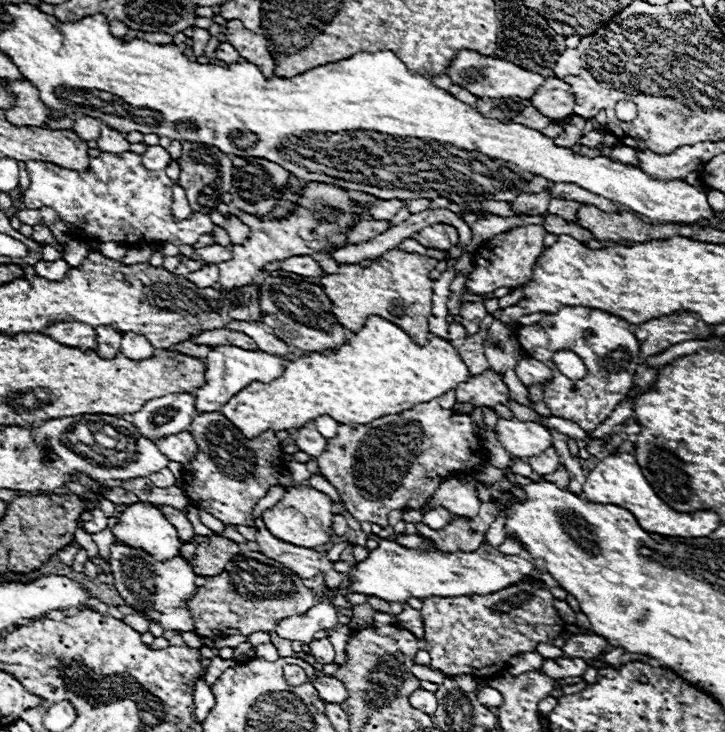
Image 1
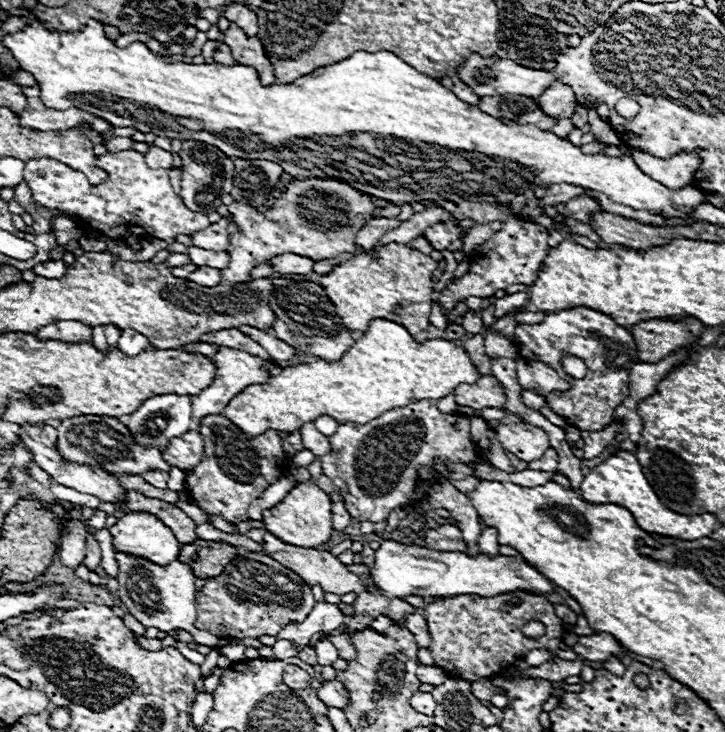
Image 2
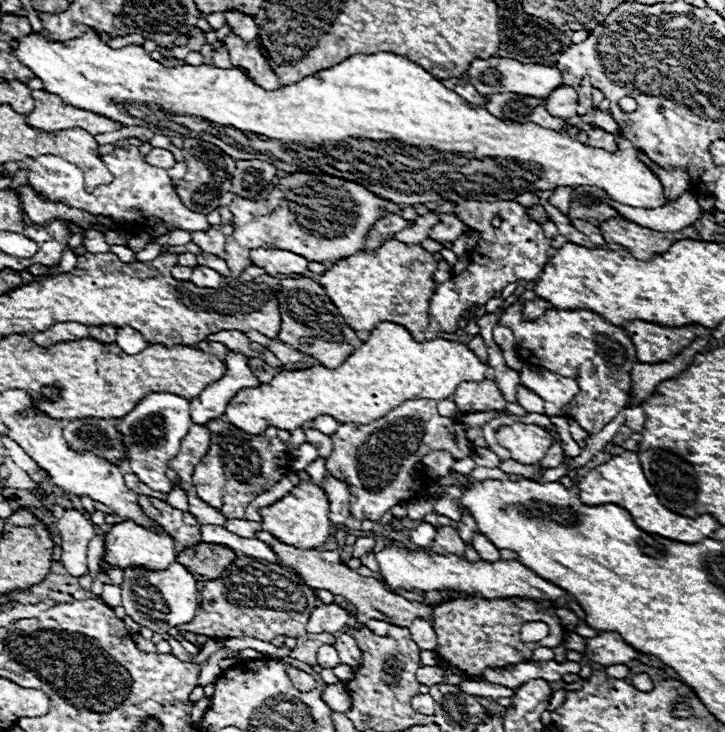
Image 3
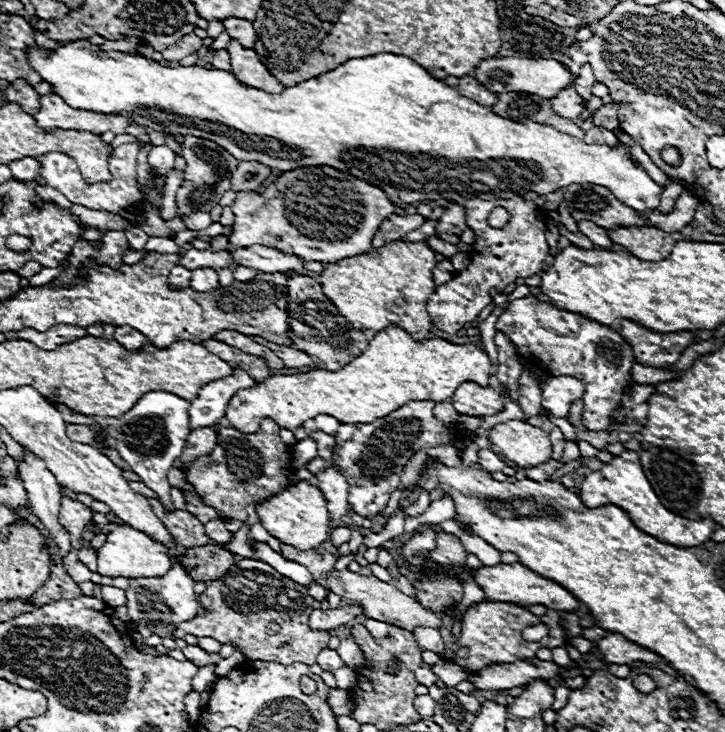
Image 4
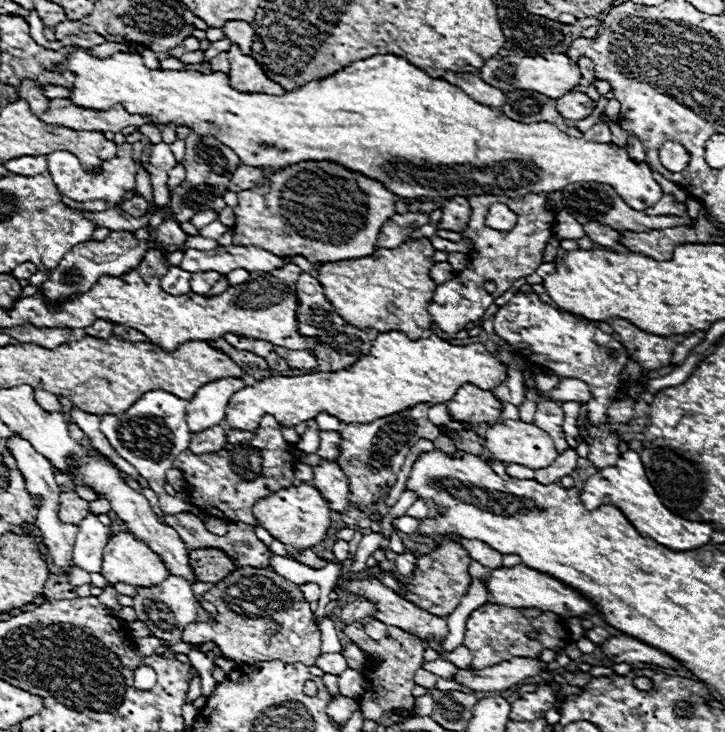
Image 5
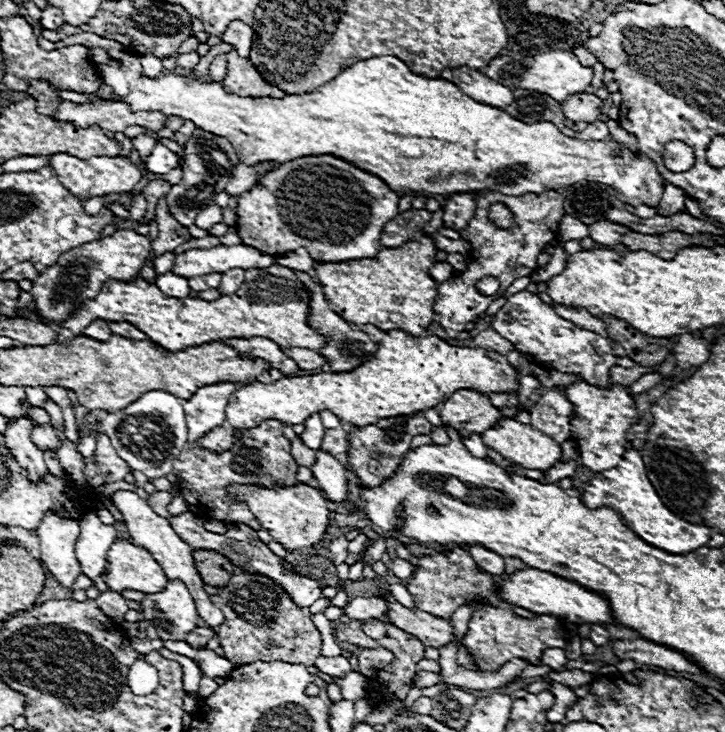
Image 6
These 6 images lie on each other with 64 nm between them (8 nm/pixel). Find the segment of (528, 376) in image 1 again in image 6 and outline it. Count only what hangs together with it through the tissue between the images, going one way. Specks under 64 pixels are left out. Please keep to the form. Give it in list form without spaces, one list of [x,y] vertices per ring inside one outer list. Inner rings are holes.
[[[586,382],[570,384],[566,388],[566,396],[568,400],[576,400],[574,402],[576,430],[572,430],[572,438],[578,444],[582,464],[592,472],[604,472],[608,468],[616,468],[616,464],[624,458],[624,452],[626,452],[624,444],[626,444],[628,428],[640,422],[636,402],[632,400],[632,396],[620,384],[614,384],[604,390],[598,386],[590,386]],[[592,400],[602,400],[602,422],[598,416],[598,402],[592,402]]]

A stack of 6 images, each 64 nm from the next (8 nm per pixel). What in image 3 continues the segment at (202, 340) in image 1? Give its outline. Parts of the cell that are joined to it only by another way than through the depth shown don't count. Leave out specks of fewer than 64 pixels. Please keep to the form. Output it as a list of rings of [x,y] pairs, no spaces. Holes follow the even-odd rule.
[[[220,330],[220,332],[212,334],[212,336],[208,336],[206,340],[220,342],[220,344],[228,346],[234,352],[242,352],[242,354],[252,356],[252,358],[262,358],[272,368],[280,368],[282,366],[282,362],[268,348],[264,348],[264,346],[260,346],[256,342],[250,342],[248,336],[244,332],[240,332],[240,330]]]

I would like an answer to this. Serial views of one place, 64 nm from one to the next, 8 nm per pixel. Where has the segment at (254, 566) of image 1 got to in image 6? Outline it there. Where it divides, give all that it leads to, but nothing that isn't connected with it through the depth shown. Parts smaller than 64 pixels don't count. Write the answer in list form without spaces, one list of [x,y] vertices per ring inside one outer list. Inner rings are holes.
[[[238,572],[232,576],[230,584],[220,588],[218,596],[212,596],[214,604],[224,612],[226,622],[216,628],[196,628],[186,636],[186,642],[196,648],[204,646],[208,638],[218,636],[220,646],[226,652],[226,658],[238,666],[250,664],[256,660],[262,662],[288,662],[288,664],[304,664],[314,666],[316,658],[322,650],[322,636],[316,630],[310,610],[296,608],[290,596],[266,576]]]

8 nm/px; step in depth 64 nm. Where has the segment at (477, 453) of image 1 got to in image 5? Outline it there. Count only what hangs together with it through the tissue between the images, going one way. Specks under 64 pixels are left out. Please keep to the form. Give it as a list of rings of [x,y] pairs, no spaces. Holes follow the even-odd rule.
[[[418,404],[416,408],[380,418],[370,424],[348,424],[340,432],[342,452],[336,462],[340,464],[340,468],[344,468],[344,474],[350,478],[350,492],[360,510],[368,510],[370,504],[378,504],[388,496],[390,488],[396,484],[396,474],[400,472],[404,458],[410,454],[408,444],[414,444],[418,438],[434,442],[440,428],[428,420],[428,408],[430,404]]]

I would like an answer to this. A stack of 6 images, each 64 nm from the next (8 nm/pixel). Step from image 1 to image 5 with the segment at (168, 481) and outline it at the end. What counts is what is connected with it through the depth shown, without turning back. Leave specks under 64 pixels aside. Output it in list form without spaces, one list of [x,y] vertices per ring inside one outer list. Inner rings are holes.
[[[150,390],[140,400],[136,400],[126,412],[116,414],[112,418],[108,418],[108,414],[102,416],[100,432],[108,438],[118,456],[130,462],[140,472],[140,476],[146,478],[150,488],[160,496],[160,508],[164,514],[188,510],[188,502],[184,498],[168,496],[164,492],[166,470],[170,470],[176,456],[188,448],[192,436],[186,424],[186,400],[164,390]]]

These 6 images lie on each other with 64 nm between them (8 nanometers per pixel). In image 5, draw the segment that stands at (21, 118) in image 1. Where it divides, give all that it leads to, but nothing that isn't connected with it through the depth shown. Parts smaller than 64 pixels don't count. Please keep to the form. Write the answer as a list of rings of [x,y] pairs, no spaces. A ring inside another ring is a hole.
[[[54,98],[50,100],[48,112],[40,116],[46,124],[68,126],[72,130],[98,130],[98,132],[122,132],[126,126],[142,126],[154,124],[148,116],[128,114],[120,104],[110,110],[92,110],[92,108],[78,108],[70,100]]]

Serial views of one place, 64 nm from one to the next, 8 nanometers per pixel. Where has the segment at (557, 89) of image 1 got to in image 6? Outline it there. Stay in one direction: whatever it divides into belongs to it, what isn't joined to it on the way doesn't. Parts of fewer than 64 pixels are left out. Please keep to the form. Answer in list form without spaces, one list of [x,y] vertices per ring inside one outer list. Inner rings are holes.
[[[582,92],[582,94],[576,94],[576,96],[568,98],[568,100],[564,100],[562,108],[564,108],[564,114],[568,116],[568,120],[592,124],[602,114],[604,102],[594,94],[584,94]]]

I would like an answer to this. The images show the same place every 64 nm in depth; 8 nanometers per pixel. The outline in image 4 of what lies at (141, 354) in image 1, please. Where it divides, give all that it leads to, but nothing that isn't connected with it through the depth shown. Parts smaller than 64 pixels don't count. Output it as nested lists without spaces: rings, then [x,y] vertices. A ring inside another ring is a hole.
[[[116,326],[114,338],[116,338],[120,344],[124,344],[128,350],[138,350],[138,348],[142,348],[144,344],[148,344],[146,336],[142,336],[140,332],[136,332],[136,330],[130,328],[130,326]]]

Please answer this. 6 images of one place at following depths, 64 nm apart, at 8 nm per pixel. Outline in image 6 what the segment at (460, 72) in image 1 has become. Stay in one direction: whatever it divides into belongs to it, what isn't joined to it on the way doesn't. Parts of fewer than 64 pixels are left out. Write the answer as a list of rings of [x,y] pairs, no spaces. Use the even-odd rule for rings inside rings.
[[[548,50],[538,56],[500,56],[492,60],[486,68],[482,68],[488,78],[508,84],[510,88],[524,88],[524,90],[536,90],[552,96],[554,100],[564,102],[568,96],[574,96],[576,92],[586,92],[594,78],[594,70],[580,64],[576,54],[572,50]]]

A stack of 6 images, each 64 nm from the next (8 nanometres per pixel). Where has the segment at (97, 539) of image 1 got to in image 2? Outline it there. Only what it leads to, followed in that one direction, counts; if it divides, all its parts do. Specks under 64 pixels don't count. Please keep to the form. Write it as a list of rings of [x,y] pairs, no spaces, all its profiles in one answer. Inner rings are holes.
[[[102,530],[102,536],[100,540],[96,540],[101,548],[102,560],[101,566],[102,570],[110,576],[110,578],[118,578],[118,564],[116,564],[116,558],[114,558],[114,550],[112,550],[112,538],[110,538],[109,530]],[[108,538],[108,542],[106,542]]]

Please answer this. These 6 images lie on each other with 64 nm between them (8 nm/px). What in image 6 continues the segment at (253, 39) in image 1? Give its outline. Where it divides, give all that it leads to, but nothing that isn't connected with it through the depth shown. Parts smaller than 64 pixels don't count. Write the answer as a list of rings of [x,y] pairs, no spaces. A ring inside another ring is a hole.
[[[236,50],[226,54],[226,62],[228,66],[222,84],[228,92],[234,92],[238,96],[250,96],[250,98],[260,98],[260,96],[284,98],[284,92],[268,86],[262,80],[262,76],[256,72],[256,68],[250,64],[250,60],[240,60]]]

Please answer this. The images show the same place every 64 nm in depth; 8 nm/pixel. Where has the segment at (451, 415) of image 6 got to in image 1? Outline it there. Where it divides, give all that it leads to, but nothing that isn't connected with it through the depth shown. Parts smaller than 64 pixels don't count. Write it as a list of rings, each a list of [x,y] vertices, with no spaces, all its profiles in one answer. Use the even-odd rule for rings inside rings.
[[[494,370],[476,374],[472,376],[472,380],[456,386],[456,400],[468,402],[476,408],[484,408],[484,406],[494,408],[496,404],[506,404],[508,396],[510,396],[508,386]]]

